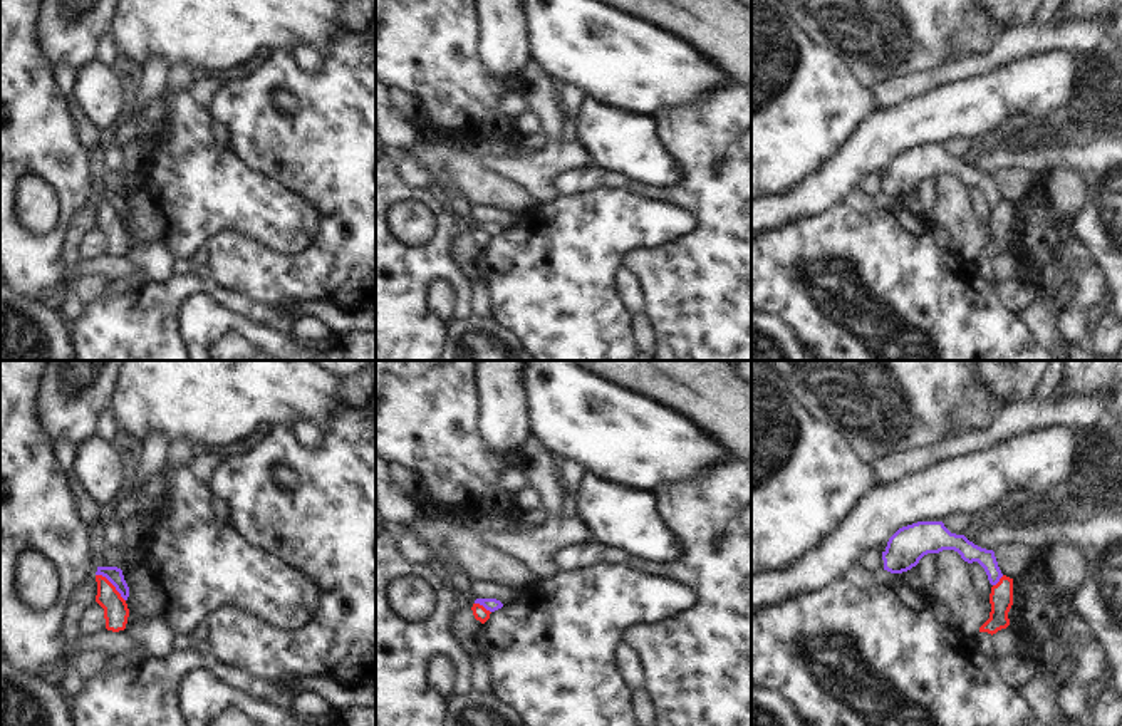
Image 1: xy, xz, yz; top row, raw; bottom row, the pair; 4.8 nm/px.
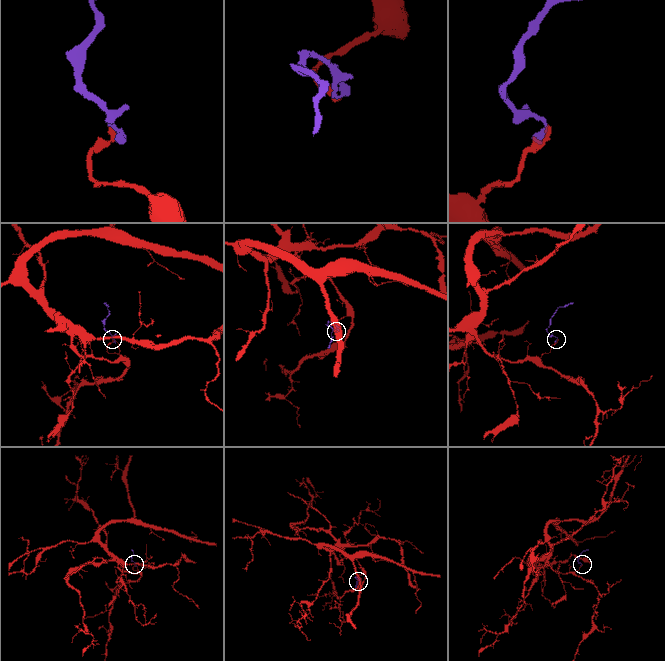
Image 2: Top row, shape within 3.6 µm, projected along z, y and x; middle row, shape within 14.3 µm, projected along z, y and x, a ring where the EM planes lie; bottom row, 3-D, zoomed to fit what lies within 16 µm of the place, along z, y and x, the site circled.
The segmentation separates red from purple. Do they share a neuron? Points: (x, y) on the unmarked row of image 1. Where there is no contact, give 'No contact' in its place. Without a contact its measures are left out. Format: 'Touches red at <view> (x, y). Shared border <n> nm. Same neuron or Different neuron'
Touches red at xy (113, 210). Shared border 190 nm. Different neuron

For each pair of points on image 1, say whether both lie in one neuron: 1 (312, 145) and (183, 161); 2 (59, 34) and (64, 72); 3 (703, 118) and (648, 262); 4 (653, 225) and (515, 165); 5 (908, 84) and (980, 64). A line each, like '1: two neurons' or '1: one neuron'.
1: two neurons
2: two neurons
3: one neuron
4: two neurons
5: one neuron

